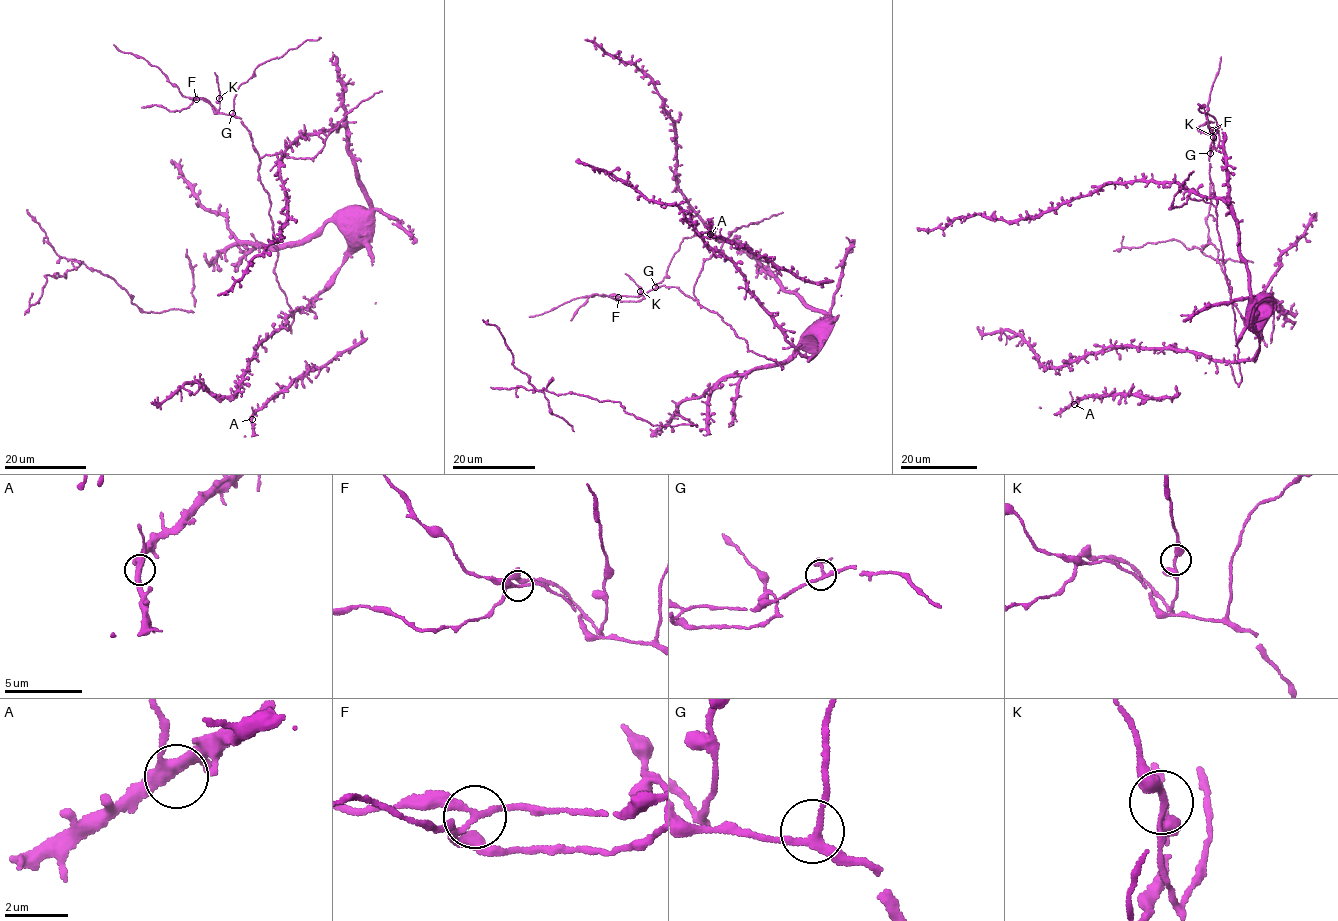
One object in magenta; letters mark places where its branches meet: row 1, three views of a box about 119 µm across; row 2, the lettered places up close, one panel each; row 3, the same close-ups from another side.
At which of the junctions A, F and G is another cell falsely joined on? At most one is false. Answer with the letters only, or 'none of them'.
F

